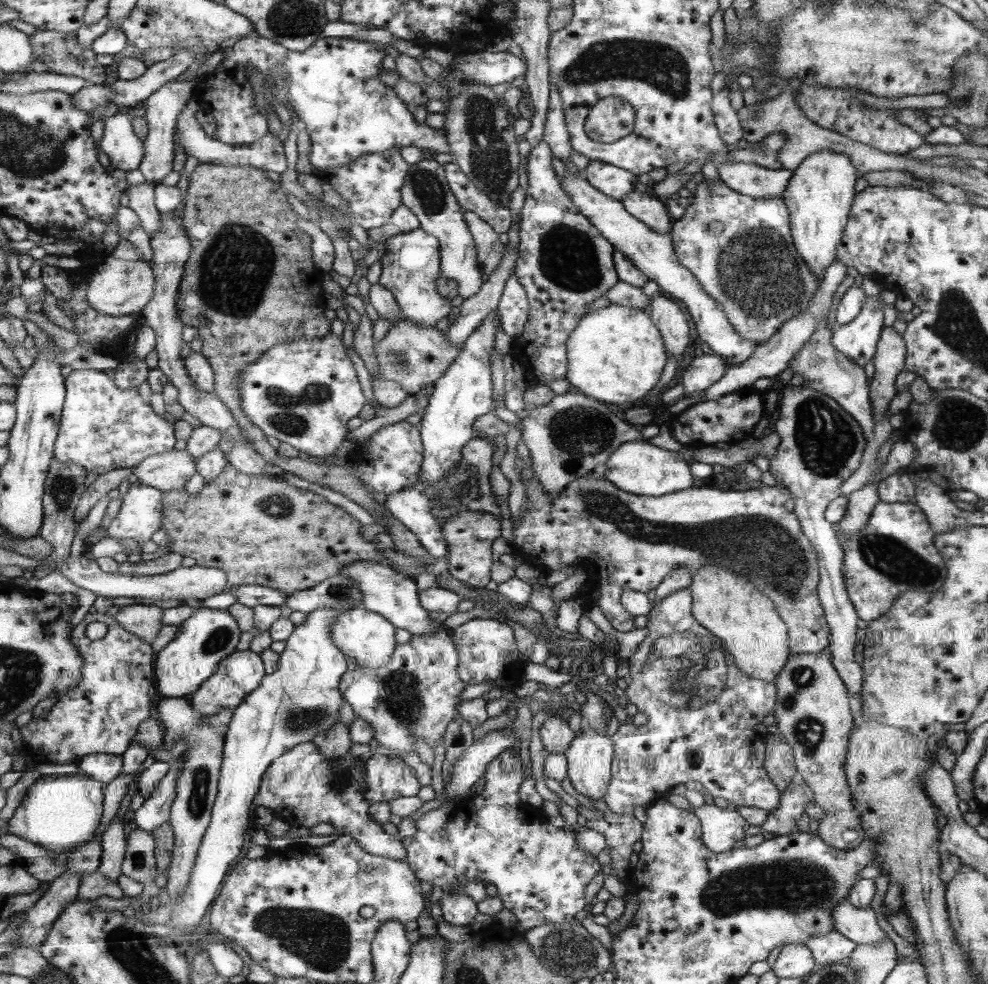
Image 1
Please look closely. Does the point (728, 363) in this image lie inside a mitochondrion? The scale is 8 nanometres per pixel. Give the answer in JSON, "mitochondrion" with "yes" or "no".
{"mitochondrion":"no"}

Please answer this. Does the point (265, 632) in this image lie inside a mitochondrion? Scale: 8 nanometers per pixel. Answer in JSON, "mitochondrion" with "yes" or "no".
{"mitochondrion":"no"}

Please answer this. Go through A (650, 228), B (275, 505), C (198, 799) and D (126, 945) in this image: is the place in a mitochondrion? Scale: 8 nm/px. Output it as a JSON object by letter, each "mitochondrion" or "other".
{"A":"other","B":"mitochondrion","C":"mitochondrion","D":"mitochondrion"}

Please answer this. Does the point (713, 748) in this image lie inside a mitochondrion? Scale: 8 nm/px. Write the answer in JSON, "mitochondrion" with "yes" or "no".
{"mitochondrion":"no"}

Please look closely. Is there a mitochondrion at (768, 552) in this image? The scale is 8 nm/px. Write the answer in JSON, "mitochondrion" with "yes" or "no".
{"mitochondrion":"yes"}

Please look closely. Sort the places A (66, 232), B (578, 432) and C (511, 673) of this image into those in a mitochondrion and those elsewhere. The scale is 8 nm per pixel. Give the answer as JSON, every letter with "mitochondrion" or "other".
{"A":"other","B":"mitochondrion","C":"other"}

